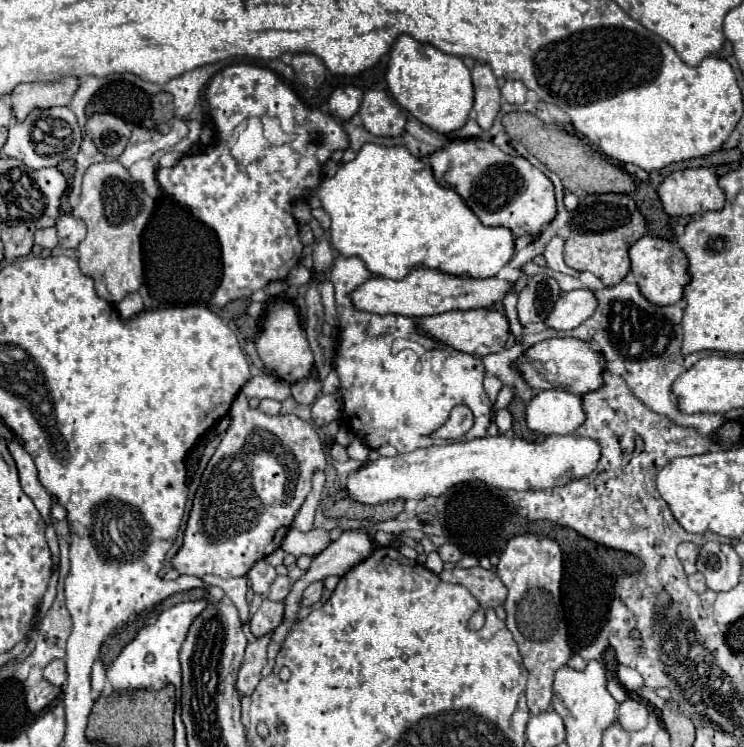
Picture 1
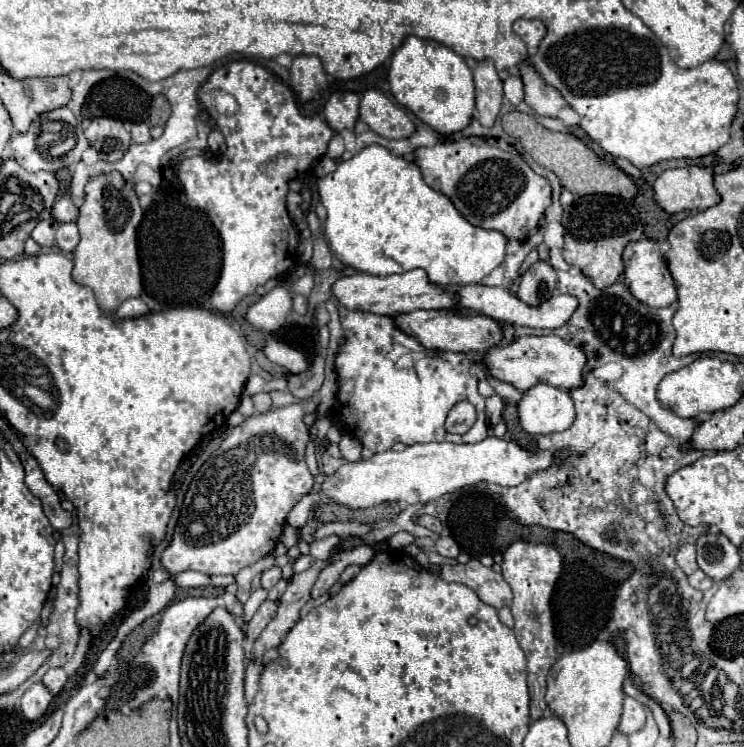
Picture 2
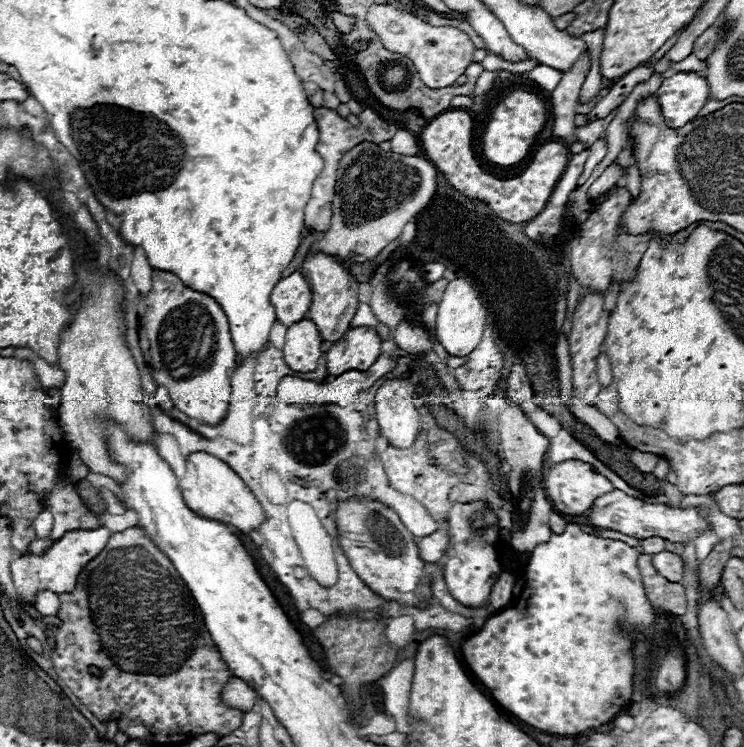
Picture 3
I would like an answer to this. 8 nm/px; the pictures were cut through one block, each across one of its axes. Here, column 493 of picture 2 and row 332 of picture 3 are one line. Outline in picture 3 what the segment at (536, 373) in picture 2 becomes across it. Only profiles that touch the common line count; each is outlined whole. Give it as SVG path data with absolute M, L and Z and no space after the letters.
M352 328L326 352L326 368L330 376L340 376L348 370L364 372L380 356L382 340L372 328Z

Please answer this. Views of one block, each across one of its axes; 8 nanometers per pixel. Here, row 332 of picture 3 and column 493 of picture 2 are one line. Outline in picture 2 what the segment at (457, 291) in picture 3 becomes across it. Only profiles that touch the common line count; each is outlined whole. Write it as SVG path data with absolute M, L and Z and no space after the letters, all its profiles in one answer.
M488 436L476 444L430 442L412 444L402 452L388 450L372 458L346 462L322 482L322 492L346 508L372 508L382 502L426 504L442 494L478 482L492 482L498 486L518 486L532 470L544 470L554 460L554 452L528 452L514 442Z

